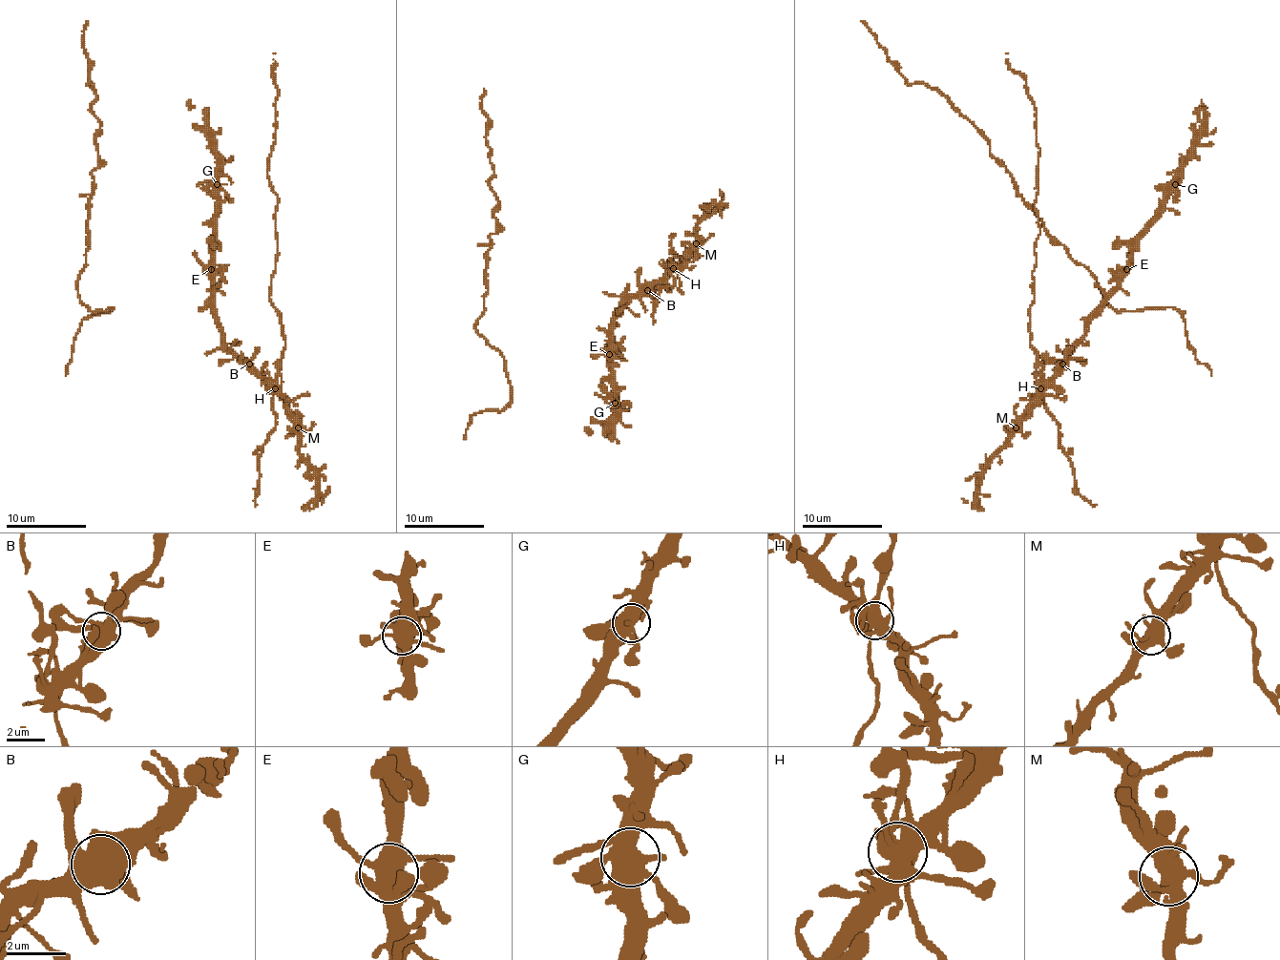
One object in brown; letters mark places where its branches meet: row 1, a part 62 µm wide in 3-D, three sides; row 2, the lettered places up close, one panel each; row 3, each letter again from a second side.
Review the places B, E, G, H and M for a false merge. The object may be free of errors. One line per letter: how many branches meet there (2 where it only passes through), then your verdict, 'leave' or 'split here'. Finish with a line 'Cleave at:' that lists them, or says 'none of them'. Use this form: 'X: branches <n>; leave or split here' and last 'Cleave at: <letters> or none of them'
B: branches 4; leave
E: branches 6; leave
G: branches 7; leave
H: branches 7; leave
M: branches 6; leave
Cleave at: none of them

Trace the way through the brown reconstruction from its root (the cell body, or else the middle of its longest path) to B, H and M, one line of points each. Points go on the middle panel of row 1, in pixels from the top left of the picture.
B: (597, 328), (607, 330), (619, 316), (619, 308), (629, 298), (637, 298), (647, 290)
H: (597, 328), (607, 330), (619, 316), (619, 308), (629, 298), (647, 294), (673, 268)
M: (597, 328), (607, 330), (619, 316), (619, 308), (629, 298), (649, 296), (683, 263), (683, 256), (696, 243)

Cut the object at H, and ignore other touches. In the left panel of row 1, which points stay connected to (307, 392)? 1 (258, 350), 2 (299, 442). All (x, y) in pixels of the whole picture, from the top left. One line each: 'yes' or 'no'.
1: yes
2: yes

